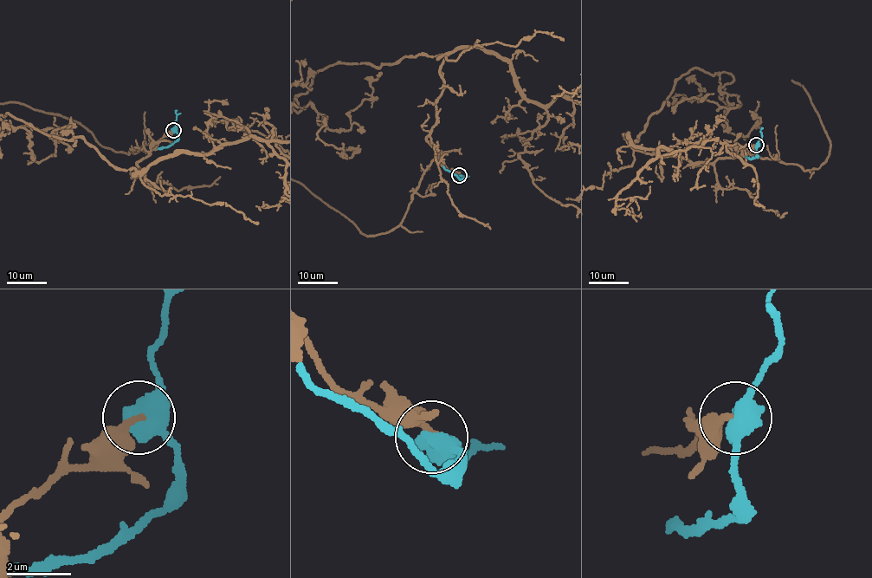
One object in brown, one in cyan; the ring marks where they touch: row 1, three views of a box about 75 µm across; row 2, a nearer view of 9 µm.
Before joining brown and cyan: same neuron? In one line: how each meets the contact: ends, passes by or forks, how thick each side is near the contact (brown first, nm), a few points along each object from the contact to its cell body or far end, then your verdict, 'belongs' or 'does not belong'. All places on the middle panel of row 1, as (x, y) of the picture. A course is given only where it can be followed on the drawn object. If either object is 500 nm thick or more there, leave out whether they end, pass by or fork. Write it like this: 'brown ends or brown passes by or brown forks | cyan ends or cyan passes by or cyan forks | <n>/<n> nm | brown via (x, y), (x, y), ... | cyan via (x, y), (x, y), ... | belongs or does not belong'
240/600 nm | brown via (460, 174), (435, 159), (419, 181), (403, 221), (385, 232), (368, 236), (293, 181) | cyan via (460, 175), (462, 178), (461, 179), (443, 165) | belongs

